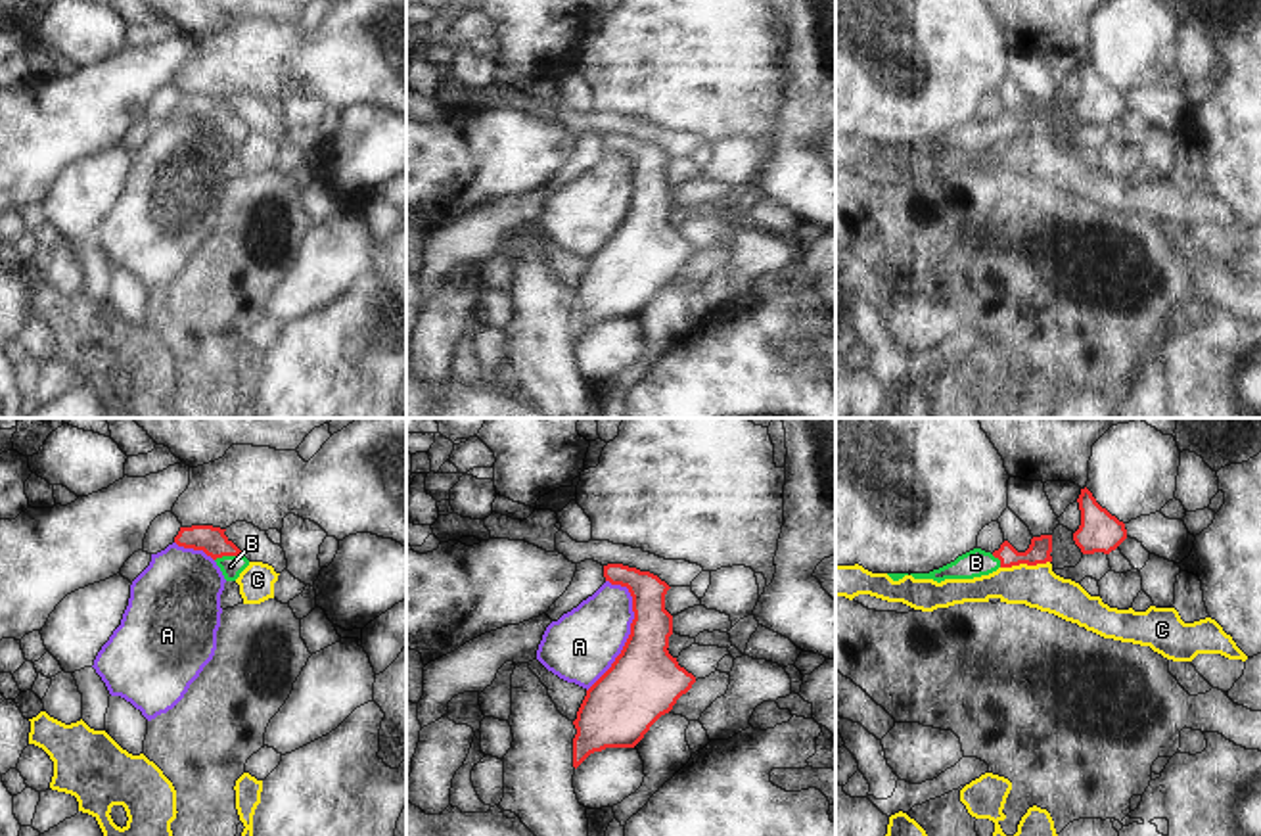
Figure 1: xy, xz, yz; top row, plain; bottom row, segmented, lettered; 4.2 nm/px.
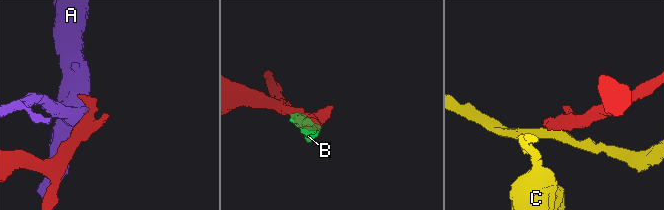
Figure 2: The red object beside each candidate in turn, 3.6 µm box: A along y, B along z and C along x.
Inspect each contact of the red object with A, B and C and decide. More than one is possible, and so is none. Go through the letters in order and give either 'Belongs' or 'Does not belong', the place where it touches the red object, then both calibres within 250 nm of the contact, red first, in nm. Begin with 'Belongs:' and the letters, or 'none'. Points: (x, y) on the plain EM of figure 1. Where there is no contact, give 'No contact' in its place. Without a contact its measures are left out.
Belongs: B
A: Does not belong. Touches red at xz (631, 202). Thickness 320 nm (red) against 300 nm
B: Belongs. Touches red at xy (229, 125). Thickness 120 nm (red) against 90 nm
C: Does not belong. Touches red at yz (1024, 133). Thickness 100 nm (red) against 180 nm

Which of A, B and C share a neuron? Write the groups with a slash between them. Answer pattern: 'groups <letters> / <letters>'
groups A / B / C

